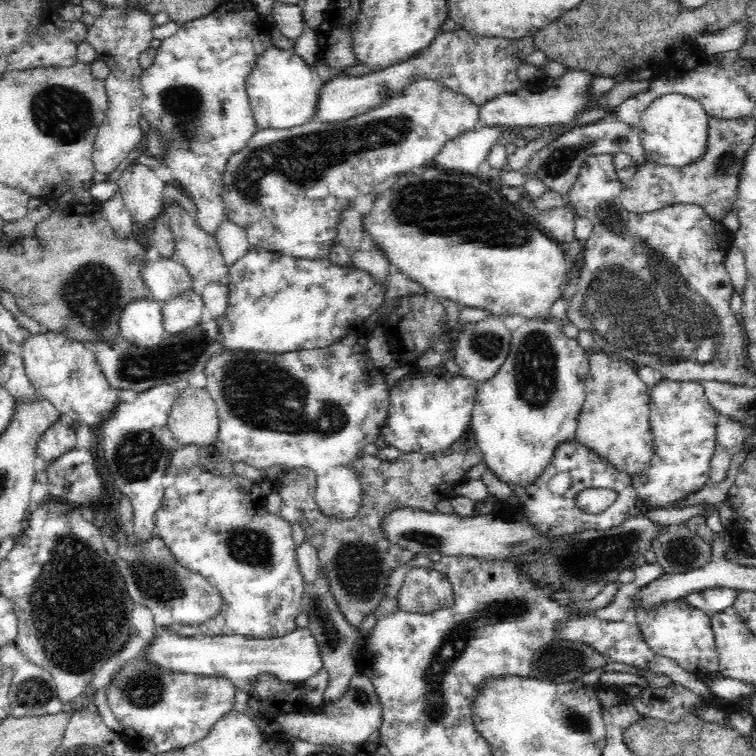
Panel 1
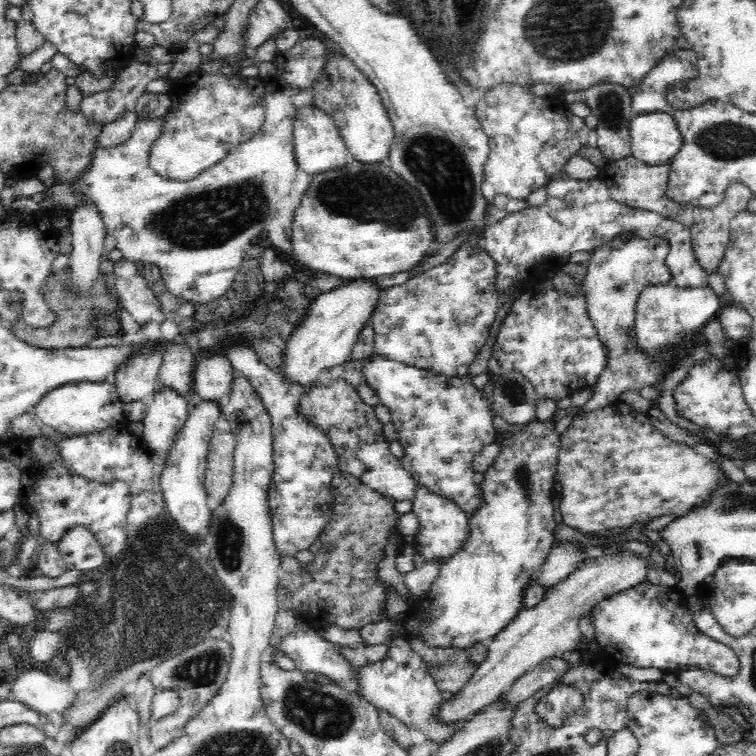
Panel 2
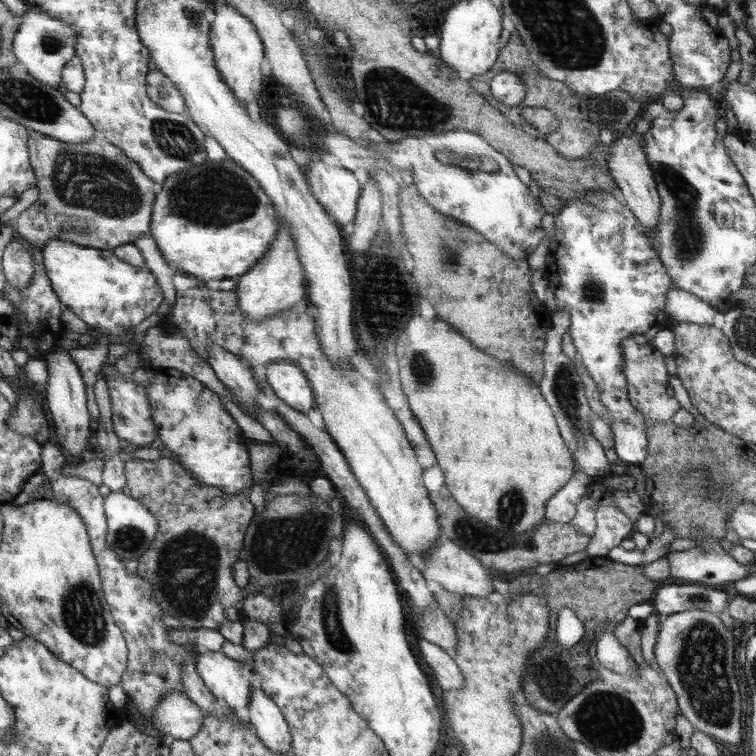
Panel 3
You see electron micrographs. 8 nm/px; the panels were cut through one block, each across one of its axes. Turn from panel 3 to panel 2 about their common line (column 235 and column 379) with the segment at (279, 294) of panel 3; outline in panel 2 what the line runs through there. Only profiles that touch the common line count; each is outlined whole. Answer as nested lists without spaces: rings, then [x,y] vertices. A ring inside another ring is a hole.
[[[350,279],[318,296],[286,340],[277,370],[281,376],[290,384],[308,389],[323,370],[344,364],[351,356],[360,330],[373,315],[380,290],[375,279]]]

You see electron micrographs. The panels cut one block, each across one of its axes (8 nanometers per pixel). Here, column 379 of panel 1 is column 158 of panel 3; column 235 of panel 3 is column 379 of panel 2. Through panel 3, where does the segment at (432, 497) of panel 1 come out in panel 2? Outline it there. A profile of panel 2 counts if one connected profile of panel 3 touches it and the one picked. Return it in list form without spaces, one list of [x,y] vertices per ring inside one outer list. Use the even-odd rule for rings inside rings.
[[[338,471],[332,479],[331,490],[334,503],[331,506],[329,521],[312,543],[310,552],[314,554],[314,560],[310,564],[302,566],[300,574],[288,574],[279,580],[277,587],[277,601],[280,610],[291,611],[302,620],[306,620],[308,628],[322,630],[327,627],[360,629],[384,619],[386,614],[386,594],[388,586],[380,584],[376,580],[378,574],[378,562],[384,558],[384,546],[388,542],[388,536],[396,530],[396,522],[401,514],[395,509],[395,499],[386,498],[383,494],[369,489],[348,473]]]

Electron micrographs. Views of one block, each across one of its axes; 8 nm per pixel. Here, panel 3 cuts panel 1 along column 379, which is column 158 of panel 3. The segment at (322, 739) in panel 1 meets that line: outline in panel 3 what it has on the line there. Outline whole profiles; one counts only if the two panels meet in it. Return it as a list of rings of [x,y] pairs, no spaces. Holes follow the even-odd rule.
[[[174,689],[160,697],[151,720],[158,731],[172,739],[190,740],[204,726],[205,712],[182,691]]]

